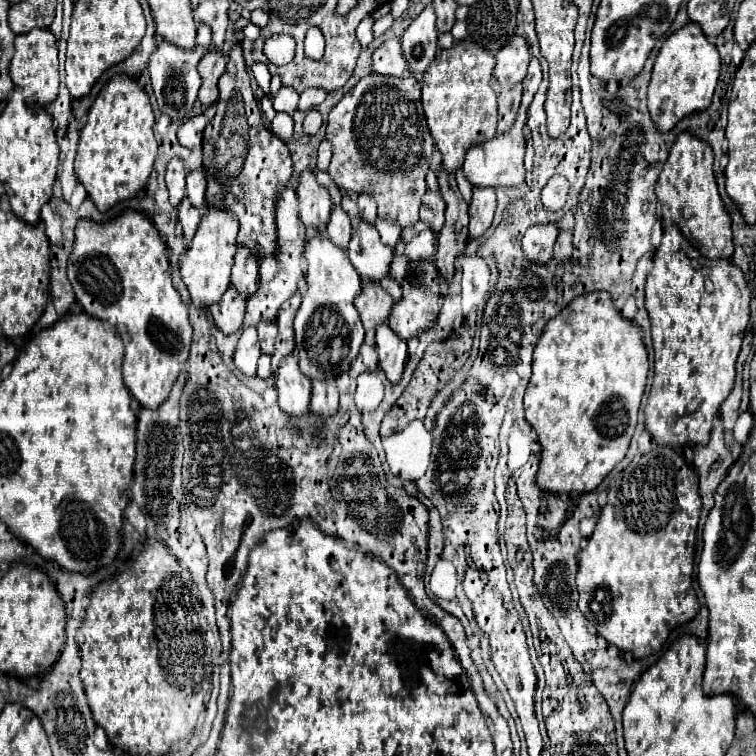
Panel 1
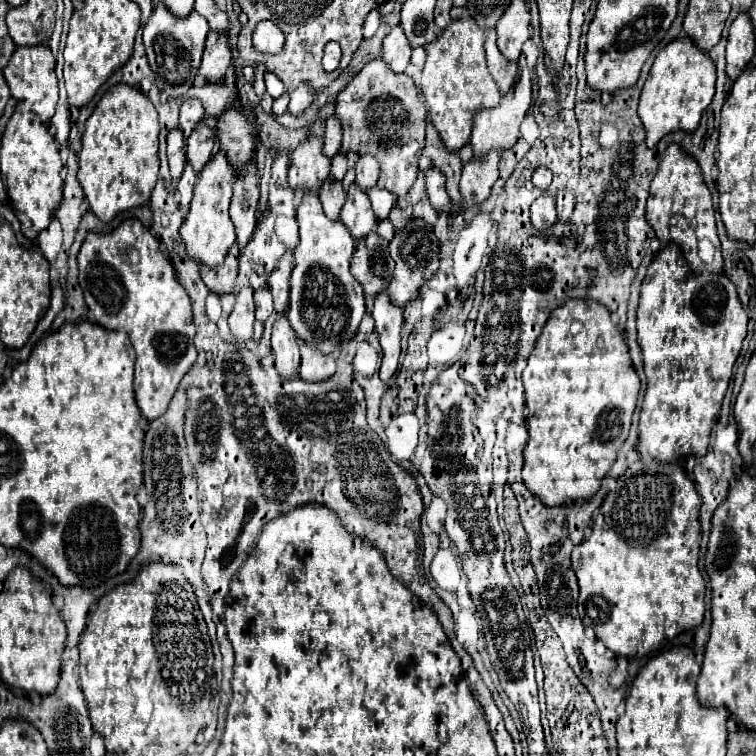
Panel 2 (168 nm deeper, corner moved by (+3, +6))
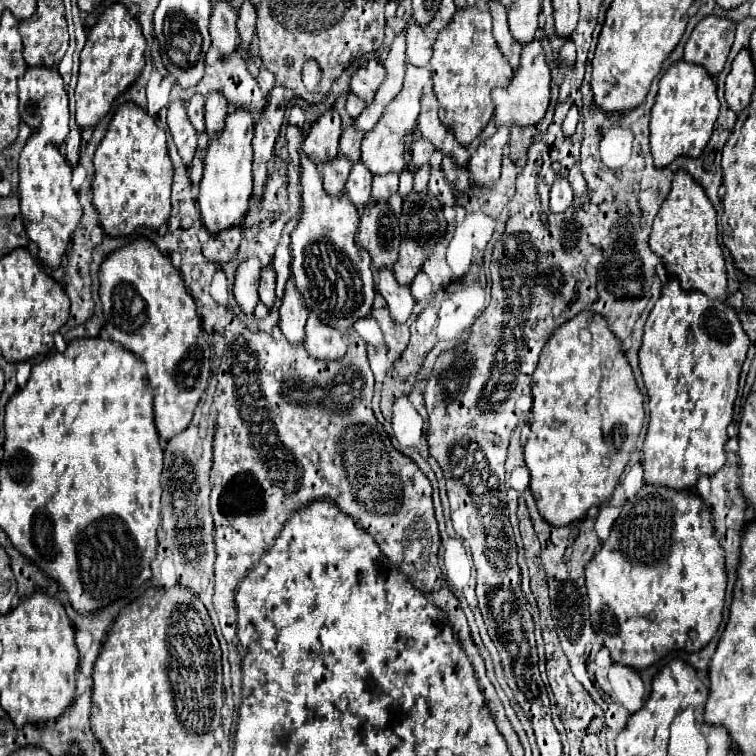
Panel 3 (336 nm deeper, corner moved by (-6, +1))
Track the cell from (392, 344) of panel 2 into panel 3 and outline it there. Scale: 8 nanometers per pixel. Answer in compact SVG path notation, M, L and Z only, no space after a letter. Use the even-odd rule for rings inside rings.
M381 268L379 270L377 292L385 298L389 310L391 310L391 318L397 324L403 324L411 316L411 310L415 306L415 298L411 296L409 286L403 286L395 280L391 268Z

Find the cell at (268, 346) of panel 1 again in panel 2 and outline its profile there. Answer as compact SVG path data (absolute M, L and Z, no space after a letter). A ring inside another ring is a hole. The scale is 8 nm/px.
M260 289L254 293L256 303L256 321L266 323L266 319L272 315L272 295L270 289Z

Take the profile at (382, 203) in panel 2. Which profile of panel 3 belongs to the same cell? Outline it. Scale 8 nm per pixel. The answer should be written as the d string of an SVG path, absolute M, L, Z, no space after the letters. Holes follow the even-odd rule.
M389 172L387 176L373 176L373 200L381 200L381 198L389 198L393 192L397 192L399 186L399 176L395 176L395 172Z

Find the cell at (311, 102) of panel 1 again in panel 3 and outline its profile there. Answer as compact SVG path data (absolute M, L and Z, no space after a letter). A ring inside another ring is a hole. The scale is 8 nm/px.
M287 126L287 150L289 150L289 156L293 160L293 164L299 164L299 148L301 148L301 130L297 126Z

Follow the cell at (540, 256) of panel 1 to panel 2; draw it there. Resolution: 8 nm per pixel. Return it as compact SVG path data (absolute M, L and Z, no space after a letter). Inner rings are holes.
M542 195L530 207L530 219L536 231L548 231L556 223L556 199Z

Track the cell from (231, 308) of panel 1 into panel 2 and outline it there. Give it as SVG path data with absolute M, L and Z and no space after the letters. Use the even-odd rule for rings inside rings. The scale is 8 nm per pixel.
M230 251L226 255L226 261L222 263L222 267L218 269L210 269L210 267L202 267L200 271L202 281L206 283L206 287L218 295L230 295L236 289L236 277L238 277L238 257L234 255L234 251Z

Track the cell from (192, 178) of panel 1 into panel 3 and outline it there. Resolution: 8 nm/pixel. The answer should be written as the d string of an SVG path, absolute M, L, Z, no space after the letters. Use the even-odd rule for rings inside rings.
M211 92L211 96L207 96L207 104L205 104L205 126L207 126L207 134L209 138L213 138L215 130L223 128L223 120L227 114L227 100L223 100L223 96L219 96L219 92Z

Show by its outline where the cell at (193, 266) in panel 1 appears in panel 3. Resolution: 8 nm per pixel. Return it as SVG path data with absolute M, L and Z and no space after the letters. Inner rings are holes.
M235 108L225 116L223 132L209 140L205 154L205 172L199 184L197 204L201 210L201 220L211 234L221 234L223 230L241 224L249 210L251 188L253 188L253 116L247 108Z

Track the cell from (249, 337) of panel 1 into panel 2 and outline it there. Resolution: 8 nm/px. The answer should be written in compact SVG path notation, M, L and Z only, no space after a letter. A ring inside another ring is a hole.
M242 289L238 293L234 311L228 317L228 325L230 325L230 331L236 337L236 341L246 343L252 339L252 333L254 333L254 301L252 301L250 289Z

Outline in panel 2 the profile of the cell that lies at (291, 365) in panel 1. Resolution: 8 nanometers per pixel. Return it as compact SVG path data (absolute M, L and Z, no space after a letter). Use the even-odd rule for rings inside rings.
M280 317L272 329L272 355L282 377L292 377L300 367L300 347L286 317Z

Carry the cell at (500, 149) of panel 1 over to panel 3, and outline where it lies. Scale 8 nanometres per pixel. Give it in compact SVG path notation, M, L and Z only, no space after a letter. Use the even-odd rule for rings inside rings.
M535 36L531 40L531 44L523 46L519 68L513 72L513 78L511 78L509 86L507 88L495 88L495 92L493 92L493 100L497 104L495 106L497 126L513 126L513 124L529 126L529 124L537 124L547 112L549 98L551 98L551 70L547 66L541 40Z

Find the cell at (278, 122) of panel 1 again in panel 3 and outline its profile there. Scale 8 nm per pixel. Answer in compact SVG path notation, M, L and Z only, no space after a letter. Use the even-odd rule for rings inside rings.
M259 66L259 74L257 74L257 82L259 82L259 86L261 86L263 94L265 94L265 96L269 96L271 88L275 86L275 78L273 78L273 74L271 74L271 72L267 70L267 68Z

